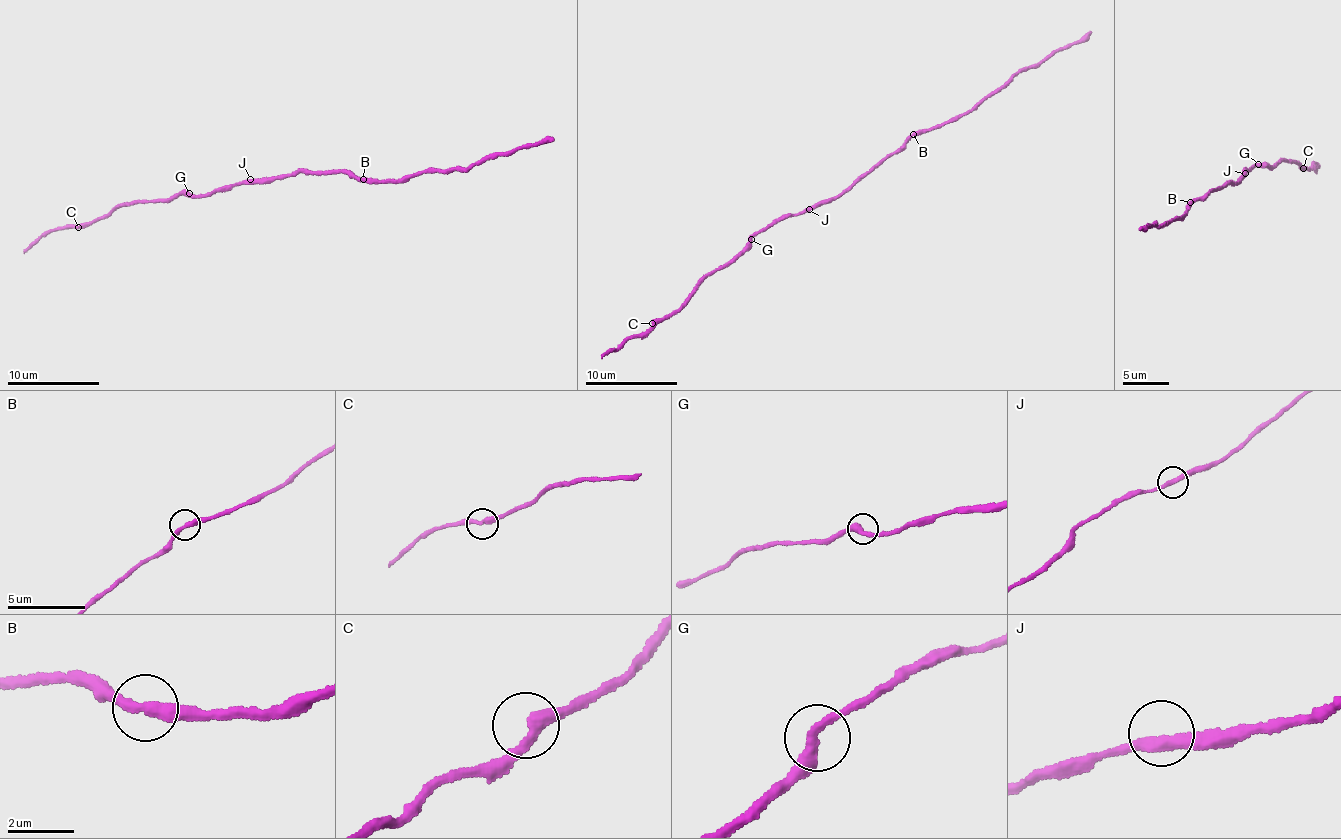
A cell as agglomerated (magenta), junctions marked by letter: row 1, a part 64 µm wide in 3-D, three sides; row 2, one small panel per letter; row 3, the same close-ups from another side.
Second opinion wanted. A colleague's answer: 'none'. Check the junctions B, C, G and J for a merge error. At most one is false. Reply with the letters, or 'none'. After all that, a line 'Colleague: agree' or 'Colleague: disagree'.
B
Colleague: disagree

